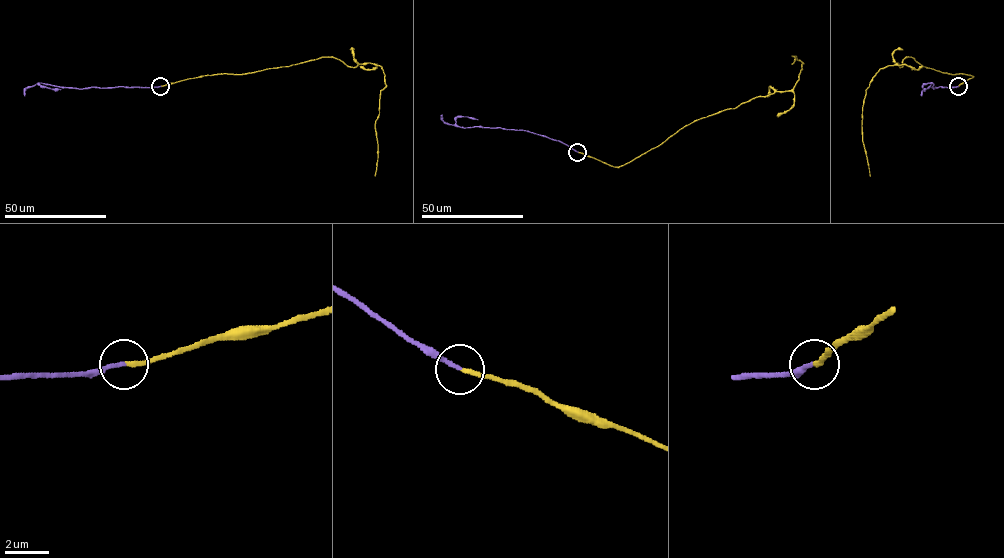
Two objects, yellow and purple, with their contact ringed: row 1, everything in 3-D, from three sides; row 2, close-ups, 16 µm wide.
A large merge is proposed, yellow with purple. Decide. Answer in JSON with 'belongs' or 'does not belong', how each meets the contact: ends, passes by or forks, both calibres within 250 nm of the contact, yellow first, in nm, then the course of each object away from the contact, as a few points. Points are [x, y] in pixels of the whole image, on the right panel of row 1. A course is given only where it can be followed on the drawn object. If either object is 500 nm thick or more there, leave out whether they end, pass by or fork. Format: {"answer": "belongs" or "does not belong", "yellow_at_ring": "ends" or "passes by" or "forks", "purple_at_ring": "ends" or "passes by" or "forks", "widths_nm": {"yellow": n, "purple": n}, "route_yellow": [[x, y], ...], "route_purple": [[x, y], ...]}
{"answer": "belongs", "yellow_at_ring": "ends", "purple_at_ring": "ends", "widths_nm": {"yellow": 200, "purple": 190}, "route_yellow": [[958, 86], [972, 76], [928, 68], [912, 57], [901, 67], [896, 62], [879, 70], [863, 106], [870, 176]], "route_purple": [[958, 86], [934, 88], [930, 83], [922, 85], [926, 89]]}

